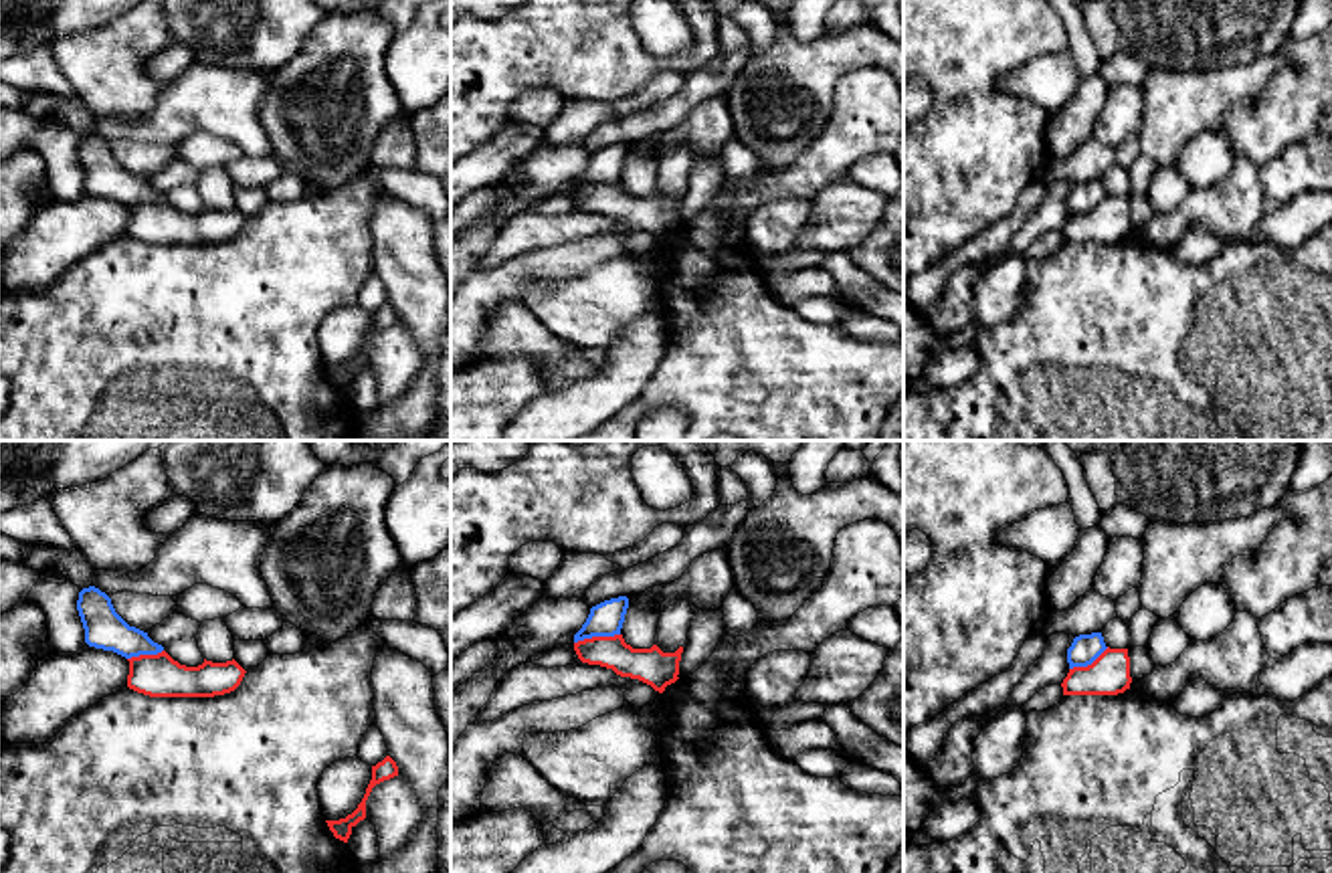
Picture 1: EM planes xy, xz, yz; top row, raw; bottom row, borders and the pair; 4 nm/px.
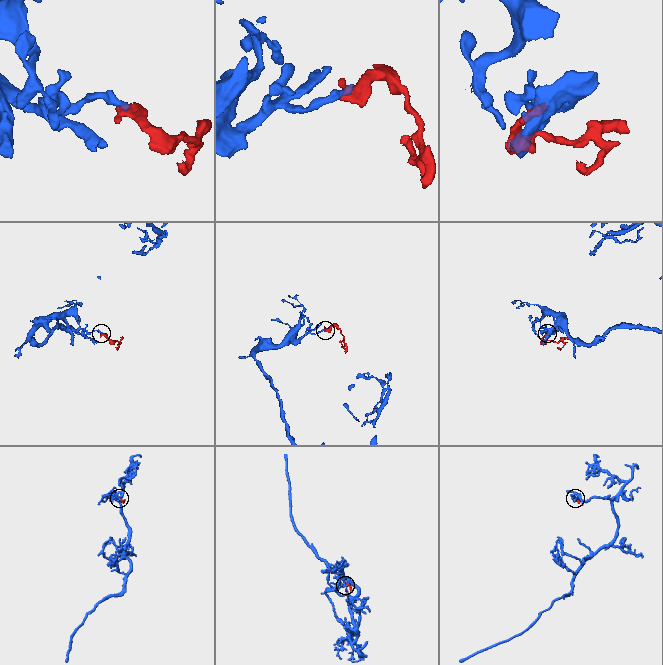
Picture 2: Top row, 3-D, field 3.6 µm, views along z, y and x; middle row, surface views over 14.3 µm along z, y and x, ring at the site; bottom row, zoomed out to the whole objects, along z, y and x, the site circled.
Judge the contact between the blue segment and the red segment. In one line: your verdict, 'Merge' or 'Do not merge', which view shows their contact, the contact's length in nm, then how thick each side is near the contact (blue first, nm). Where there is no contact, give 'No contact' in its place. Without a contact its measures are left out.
Do not merge. Touches blue in xz. Shared border 190 nm. Thickness 140 nm (blue) against 140 nm

